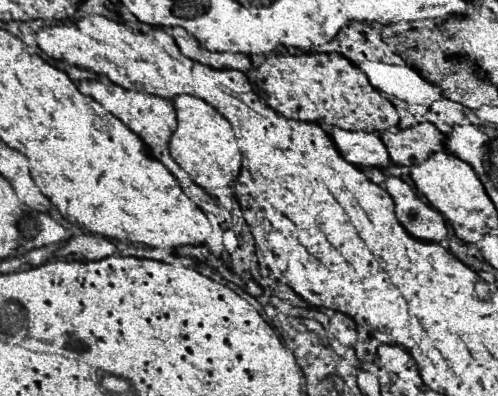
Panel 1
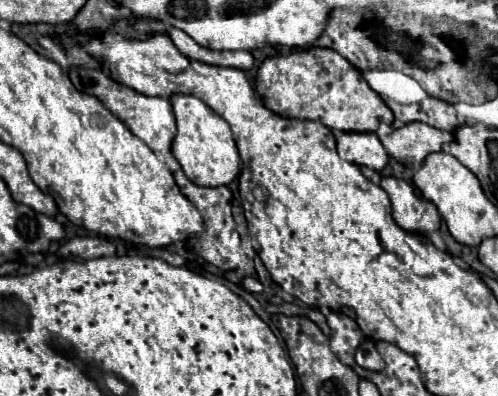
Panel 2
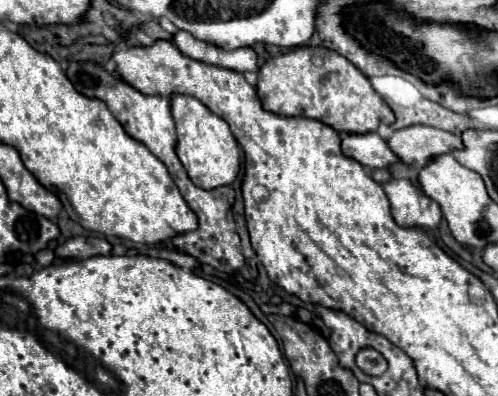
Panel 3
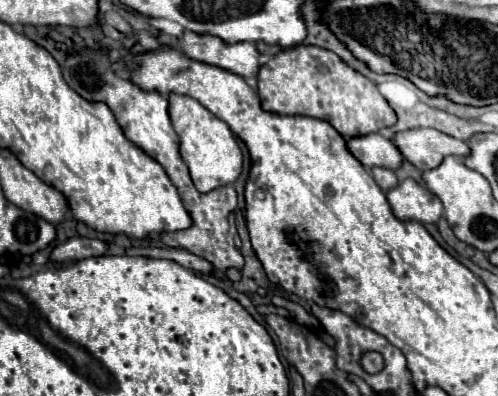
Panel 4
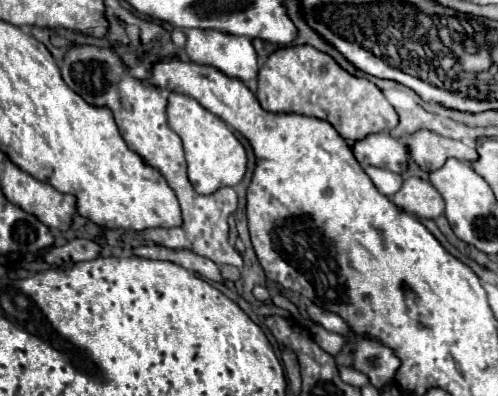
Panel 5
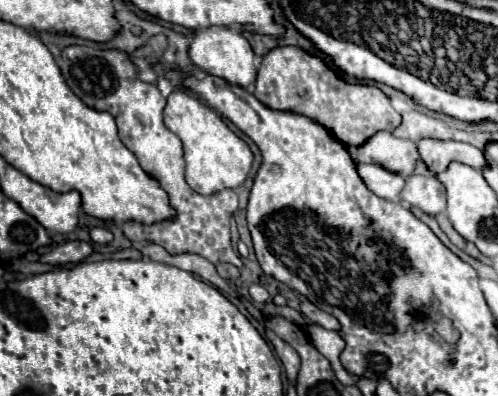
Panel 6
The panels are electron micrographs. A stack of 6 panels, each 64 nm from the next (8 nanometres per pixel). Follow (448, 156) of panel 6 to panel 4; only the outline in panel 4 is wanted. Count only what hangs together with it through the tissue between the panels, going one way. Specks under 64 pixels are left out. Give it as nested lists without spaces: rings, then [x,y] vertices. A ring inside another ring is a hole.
[[[412,128],[398,132],[394,136],[394,144],[400,154],[422,172],[436,168],[444,160],[444,156],[468,154],[466,142],[456,140],[434,128]]]

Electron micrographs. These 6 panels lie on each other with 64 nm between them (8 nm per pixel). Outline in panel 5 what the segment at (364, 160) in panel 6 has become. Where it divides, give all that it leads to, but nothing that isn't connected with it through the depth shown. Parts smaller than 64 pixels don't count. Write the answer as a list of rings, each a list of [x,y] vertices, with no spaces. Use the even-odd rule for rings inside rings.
[[[384,132],[366,136],[364,140],[356,140],[352,144],[352,152],[362,166],[378,166],[398,174],[404,172],[408,164],[408,152],[404,142]]]

